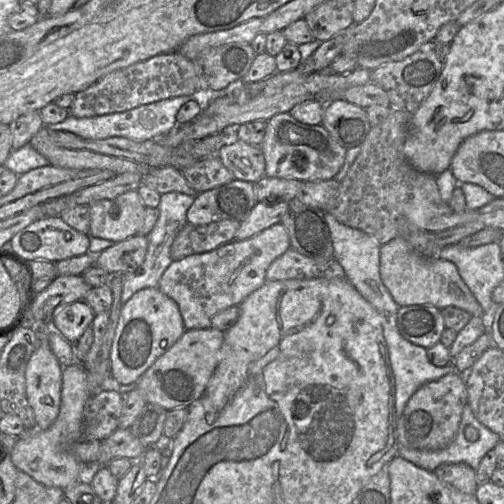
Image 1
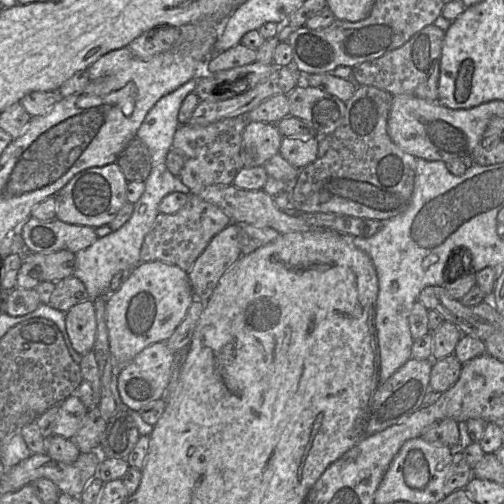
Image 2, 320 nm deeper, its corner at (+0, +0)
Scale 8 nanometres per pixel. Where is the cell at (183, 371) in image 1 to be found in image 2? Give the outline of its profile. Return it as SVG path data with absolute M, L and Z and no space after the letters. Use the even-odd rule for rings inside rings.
M165 342L143 349L118 375L122 402L138 412L147 403L160 399L170 383L174 353Z

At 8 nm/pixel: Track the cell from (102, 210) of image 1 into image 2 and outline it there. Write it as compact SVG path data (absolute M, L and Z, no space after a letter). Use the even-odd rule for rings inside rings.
M118 163L103 167L93 167L77 173L55 195L57 203L56 219L69 224L98 228L108 225L126 204L126 180Z

